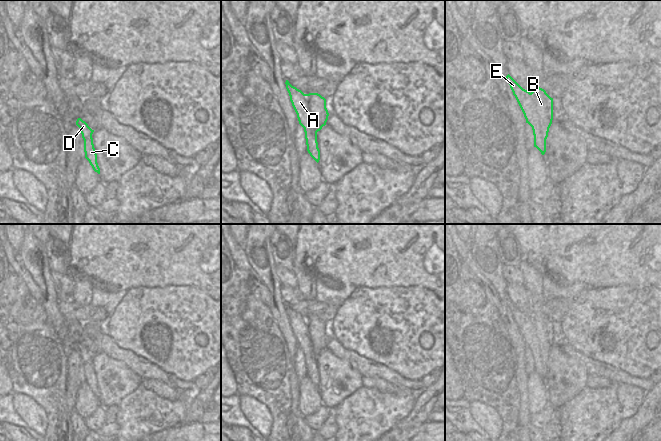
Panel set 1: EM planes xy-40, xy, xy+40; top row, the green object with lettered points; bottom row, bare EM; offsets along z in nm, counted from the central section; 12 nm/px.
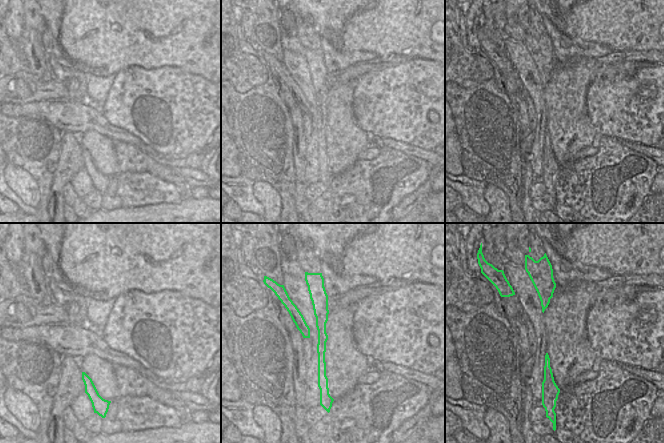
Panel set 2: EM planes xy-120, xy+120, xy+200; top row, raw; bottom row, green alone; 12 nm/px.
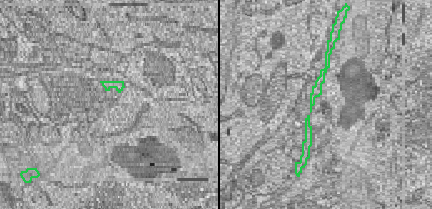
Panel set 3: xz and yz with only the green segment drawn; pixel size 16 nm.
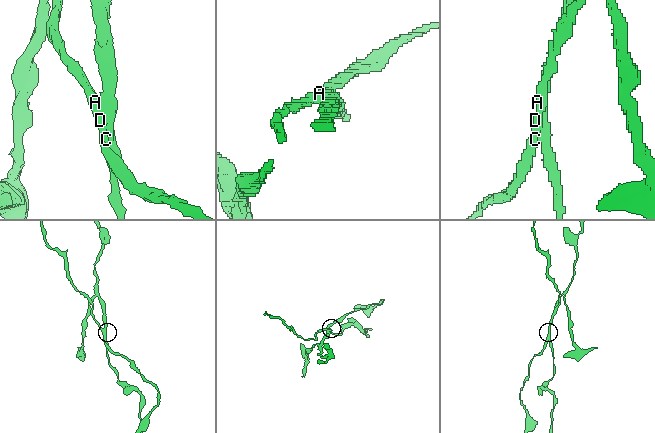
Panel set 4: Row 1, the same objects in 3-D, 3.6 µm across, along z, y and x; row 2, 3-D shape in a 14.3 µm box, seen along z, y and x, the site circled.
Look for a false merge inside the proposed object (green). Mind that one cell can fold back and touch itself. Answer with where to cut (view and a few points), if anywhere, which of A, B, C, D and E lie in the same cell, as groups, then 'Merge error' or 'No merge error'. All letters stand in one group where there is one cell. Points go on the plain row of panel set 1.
Split along xy+40 (530, 317), (539, 343), (540, 357), (545, 365). Groups: A C D E / B. Merge error

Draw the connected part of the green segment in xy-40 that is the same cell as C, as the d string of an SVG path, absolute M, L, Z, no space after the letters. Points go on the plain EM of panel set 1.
M78 342L76 345L76 349L80 352L80 356L82 358L82 362L84 364L84 376L85 382L89 385L93 394L100 398L100 392L97 387L97 378L93 368L92 358L94 354L92 354L88 348L83 345L81 342Z

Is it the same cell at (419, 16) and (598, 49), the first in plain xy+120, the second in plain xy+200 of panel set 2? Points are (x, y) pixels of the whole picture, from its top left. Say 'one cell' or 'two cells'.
two cells

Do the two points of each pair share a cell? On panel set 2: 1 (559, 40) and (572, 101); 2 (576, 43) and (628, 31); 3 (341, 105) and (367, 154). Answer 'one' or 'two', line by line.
1: two
2: two
3: two

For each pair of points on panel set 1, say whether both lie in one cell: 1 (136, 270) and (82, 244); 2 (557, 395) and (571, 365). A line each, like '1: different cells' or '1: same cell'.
1: same cell
2: same cell

